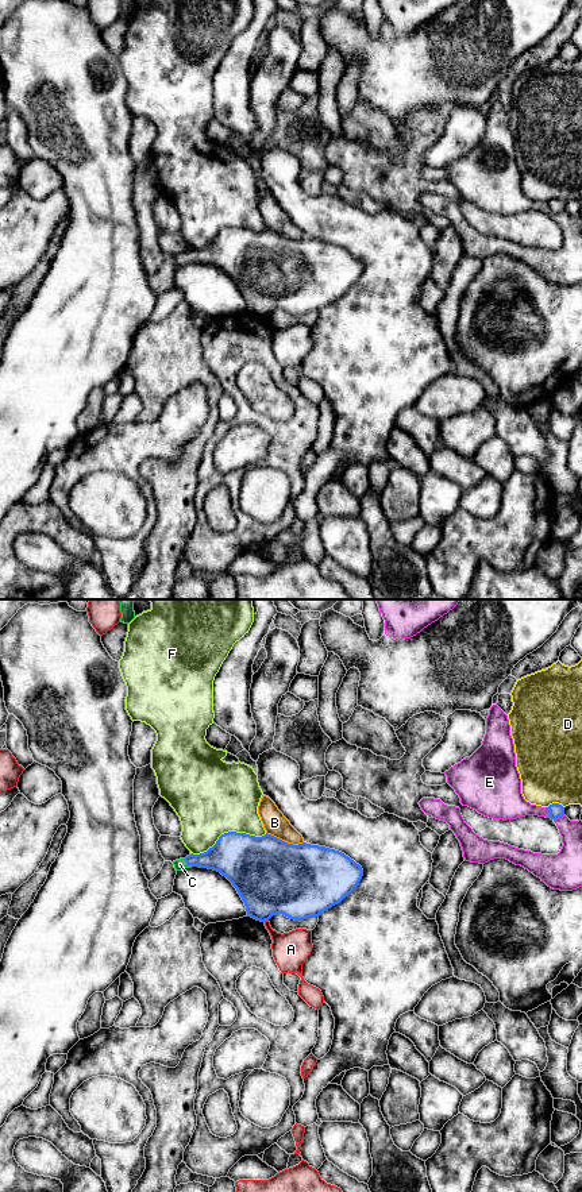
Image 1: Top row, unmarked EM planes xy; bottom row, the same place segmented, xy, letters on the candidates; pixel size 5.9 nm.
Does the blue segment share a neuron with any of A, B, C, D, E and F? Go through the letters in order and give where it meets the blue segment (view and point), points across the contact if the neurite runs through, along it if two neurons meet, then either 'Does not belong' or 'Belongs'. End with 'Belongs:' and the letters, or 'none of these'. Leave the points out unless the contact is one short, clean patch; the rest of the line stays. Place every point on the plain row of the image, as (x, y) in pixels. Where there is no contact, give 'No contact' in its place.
A: Touches blue at xy (265, 315). Does not belong
B: Touches blue at xy (284, 236). Does not belong
C: Touches blue at xy (188, 259). Path across: xy (228, 251), (188, 259), (180, 259). Belongs
D: Touches blue at xy (555, 199). Does not belong
E: Touches blue at xy (548, 207). Does not belong
F: Touches blue at xy (228, 227). Does not belong
Belongs: C

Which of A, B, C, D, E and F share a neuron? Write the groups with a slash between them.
A / B / C / D / E / F

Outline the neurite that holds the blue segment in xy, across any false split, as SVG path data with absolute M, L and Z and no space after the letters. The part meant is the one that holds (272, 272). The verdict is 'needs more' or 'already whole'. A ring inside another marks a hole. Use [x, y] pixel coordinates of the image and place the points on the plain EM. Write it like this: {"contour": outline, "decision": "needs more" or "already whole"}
{"contour": "M228 227L207 247L192 248L173 259L176 266L200 262L220 267L236 283L247 310L261 317L277 309L294 316L319 312L348 292L363 271L362 262L339 246L307 238L293 240L267 228L255 232Z", "decision": "needs more"}

